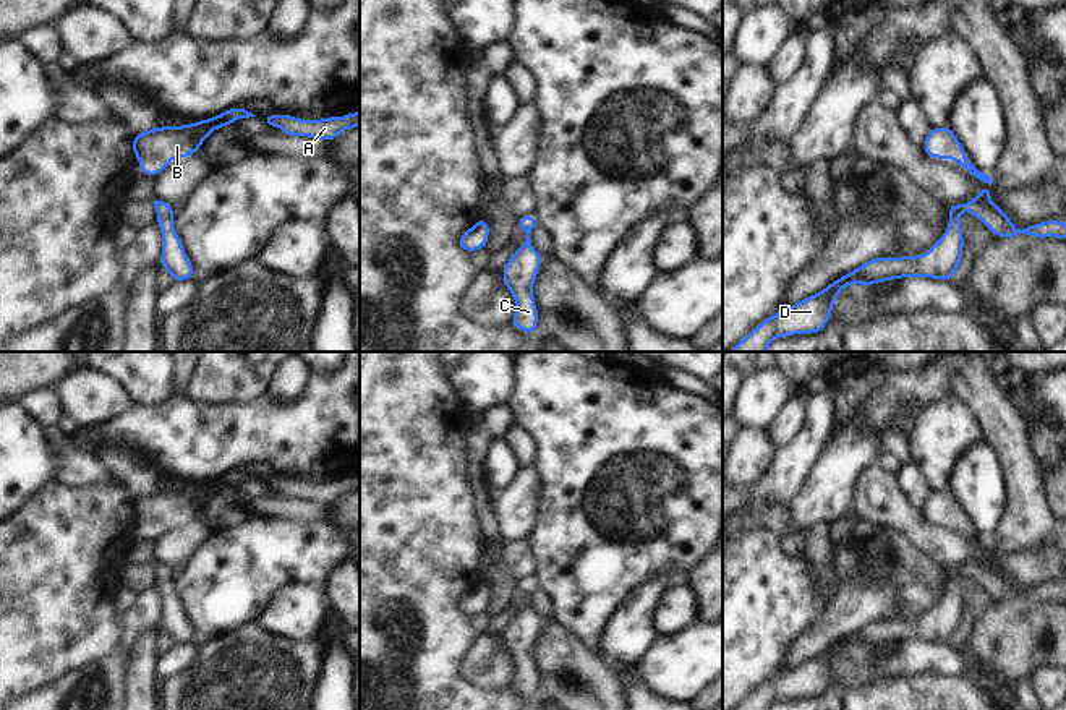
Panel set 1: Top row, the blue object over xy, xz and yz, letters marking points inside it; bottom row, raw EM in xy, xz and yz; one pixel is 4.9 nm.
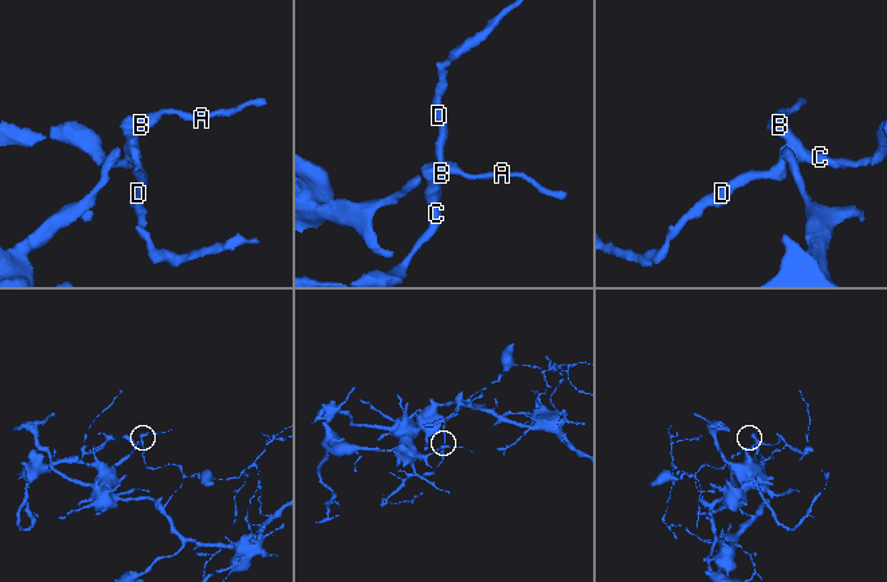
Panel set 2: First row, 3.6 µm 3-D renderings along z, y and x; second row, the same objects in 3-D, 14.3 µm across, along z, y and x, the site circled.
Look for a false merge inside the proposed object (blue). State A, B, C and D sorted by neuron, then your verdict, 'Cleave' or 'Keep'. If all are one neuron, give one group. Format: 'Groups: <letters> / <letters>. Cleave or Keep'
Groups: A B C D. Keep.

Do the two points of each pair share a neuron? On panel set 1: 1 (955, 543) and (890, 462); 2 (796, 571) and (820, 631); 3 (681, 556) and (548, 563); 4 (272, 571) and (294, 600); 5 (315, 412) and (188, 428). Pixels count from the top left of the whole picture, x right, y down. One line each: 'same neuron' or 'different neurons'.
1: different neurons
2: different neurons
3: same neuron
4: different neurons
5: same neuron

